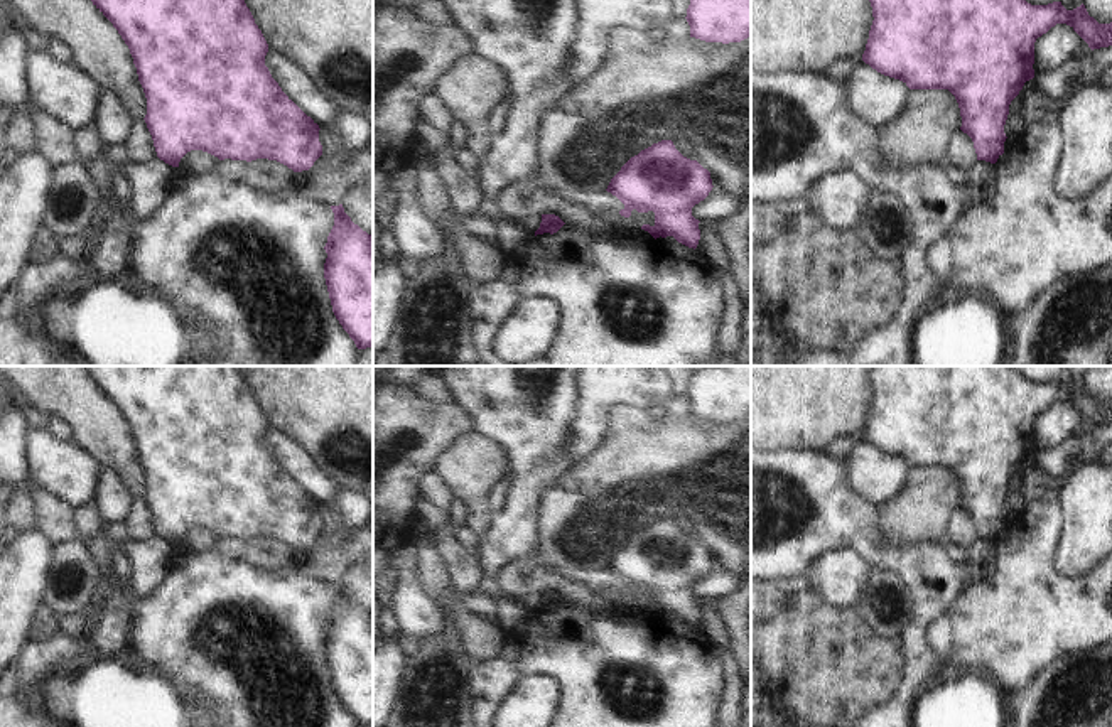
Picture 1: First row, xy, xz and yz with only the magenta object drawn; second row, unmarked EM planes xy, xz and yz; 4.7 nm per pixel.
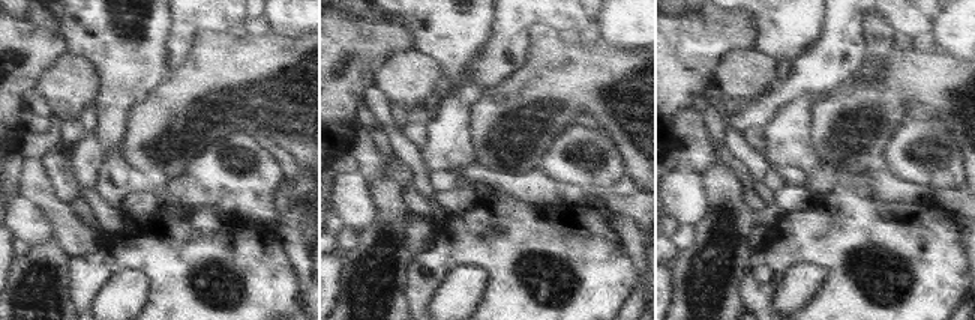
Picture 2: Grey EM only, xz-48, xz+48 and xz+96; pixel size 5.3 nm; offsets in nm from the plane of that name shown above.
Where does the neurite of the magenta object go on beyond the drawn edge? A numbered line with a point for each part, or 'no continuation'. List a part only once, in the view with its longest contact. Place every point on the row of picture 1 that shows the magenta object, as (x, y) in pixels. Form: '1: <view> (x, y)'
no continuation

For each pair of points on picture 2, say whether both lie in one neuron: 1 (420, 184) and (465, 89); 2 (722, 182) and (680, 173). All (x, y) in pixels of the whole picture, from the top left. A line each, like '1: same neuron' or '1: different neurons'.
1: different neurons
2: different neurons

